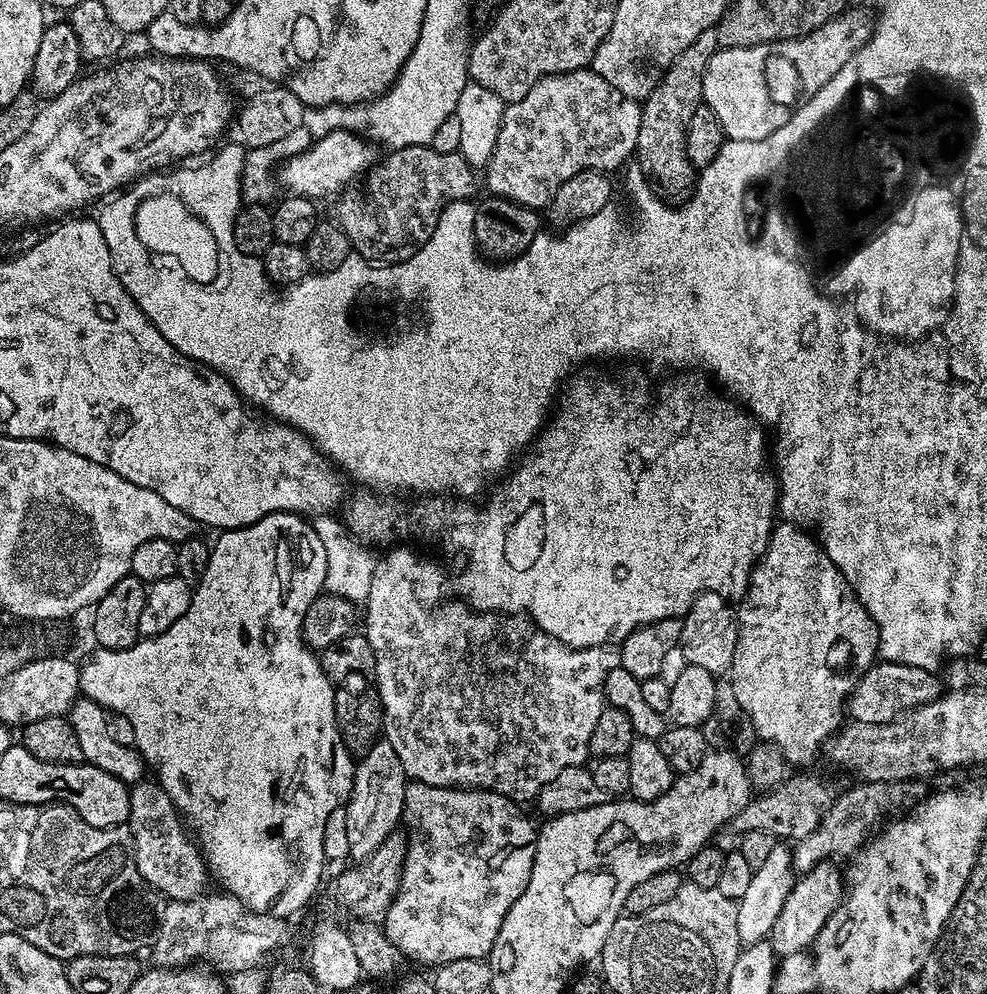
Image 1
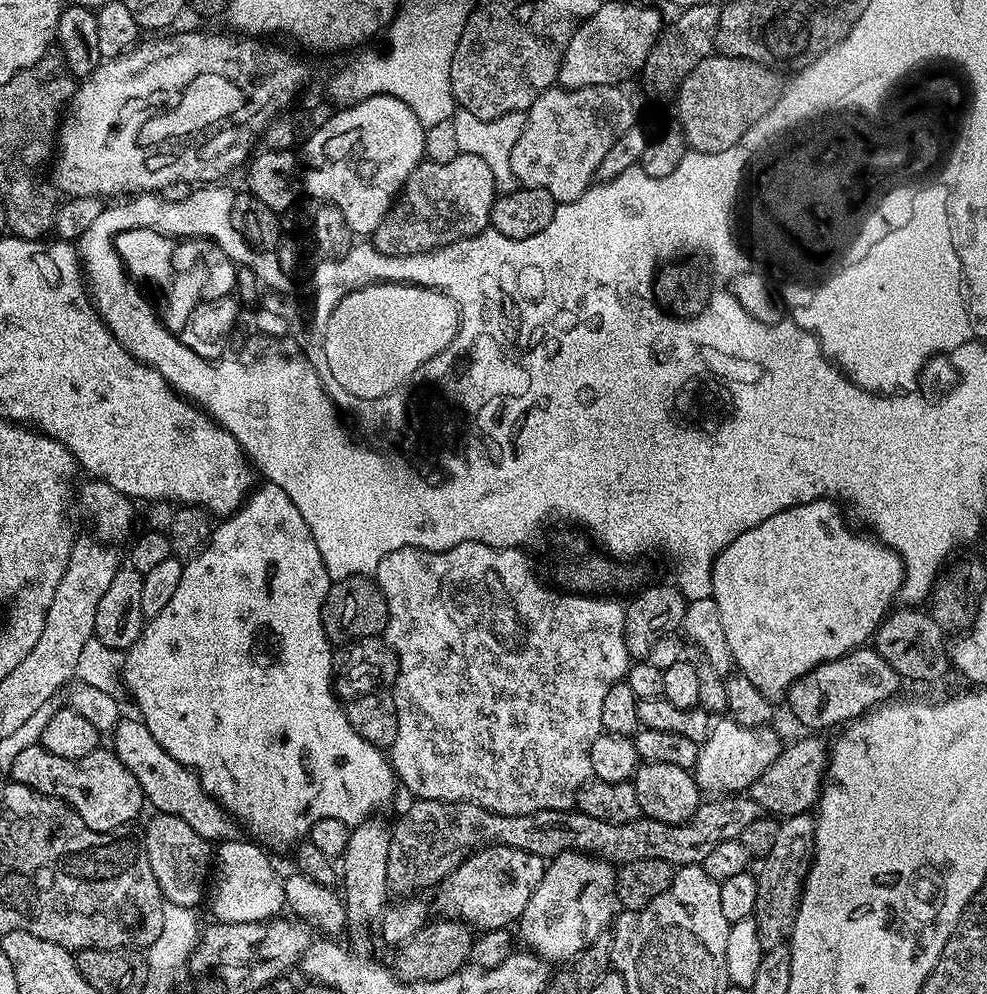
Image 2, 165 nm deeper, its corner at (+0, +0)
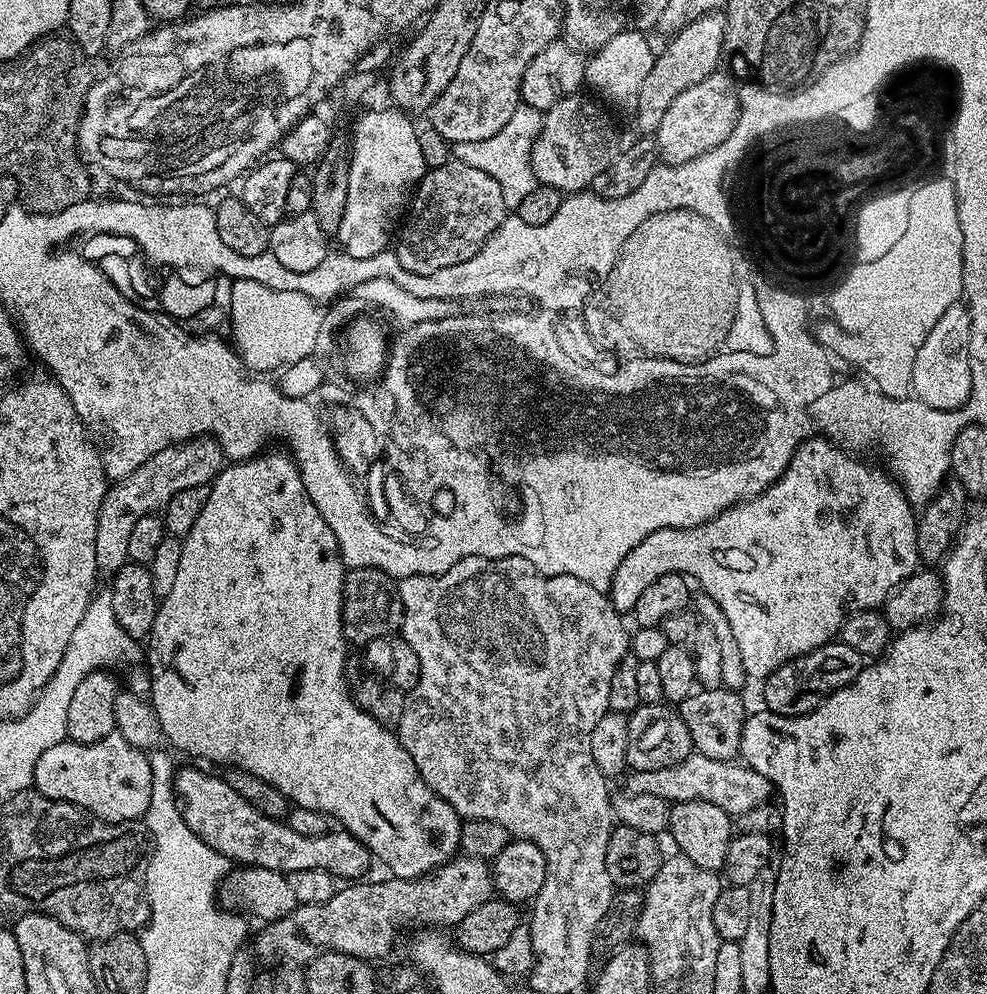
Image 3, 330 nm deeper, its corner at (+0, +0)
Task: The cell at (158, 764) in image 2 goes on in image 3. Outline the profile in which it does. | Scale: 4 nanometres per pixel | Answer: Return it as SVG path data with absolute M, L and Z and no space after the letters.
M184 768L175 773L172 778L172 789L176 795L176 805L190 830L210 846L210 850L218 850L236 866L247 866L250 868L261 868L262 870L274 870L275 872L289 873L298 870L326 870L333 878L340 882L356 882L368 872L368 867L374 864L372 851L358 838L354 838L350 833L343 830L330 830L326 834L318 834L314 838L307 834L297 834L290 830L290 826L283 820L266 818L242 794L237 794L228 785L223 775L211 776L208 772L203 772L200 768Z

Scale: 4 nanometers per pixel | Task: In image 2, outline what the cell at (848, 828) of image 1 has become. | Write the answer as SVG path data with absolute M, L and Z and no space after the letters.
M807 812L797 816L785 816L780 820L778 838L770 854L766 854L759 861L760 872L755 873L758 886L758 898L756 899L756 911L754 919L758 926L758 938L765 950L785 943L791 937L792 927L796 921L796 912L800 909L800 895L804 892L804 880L808 876L808 867L812 865L812 850L816 846L816 821Z

